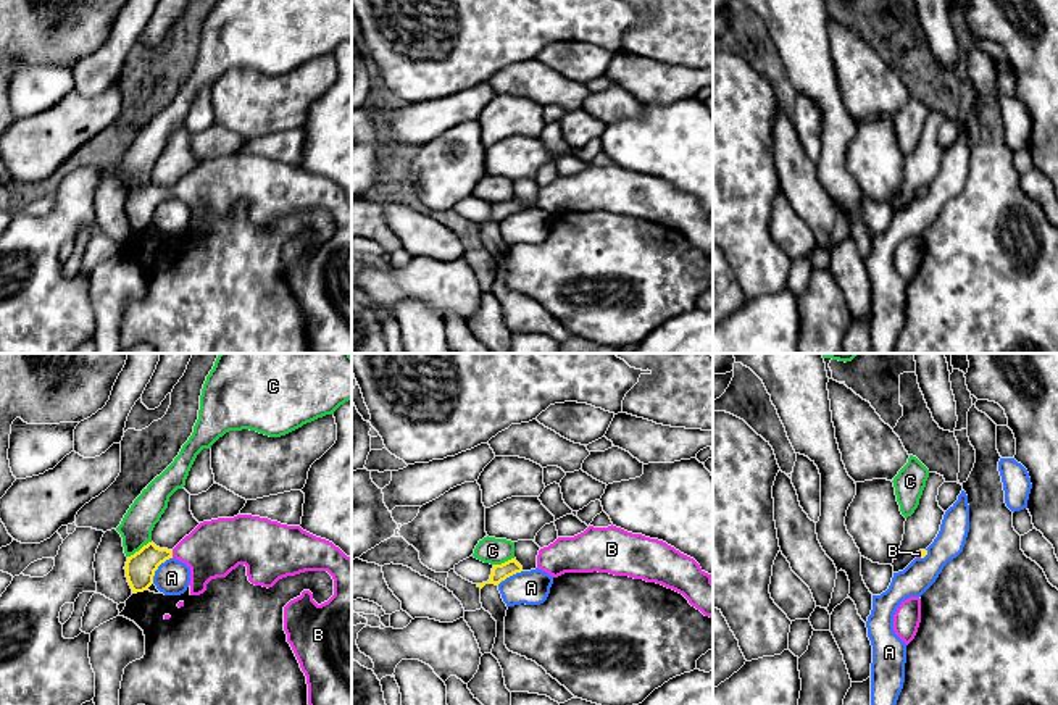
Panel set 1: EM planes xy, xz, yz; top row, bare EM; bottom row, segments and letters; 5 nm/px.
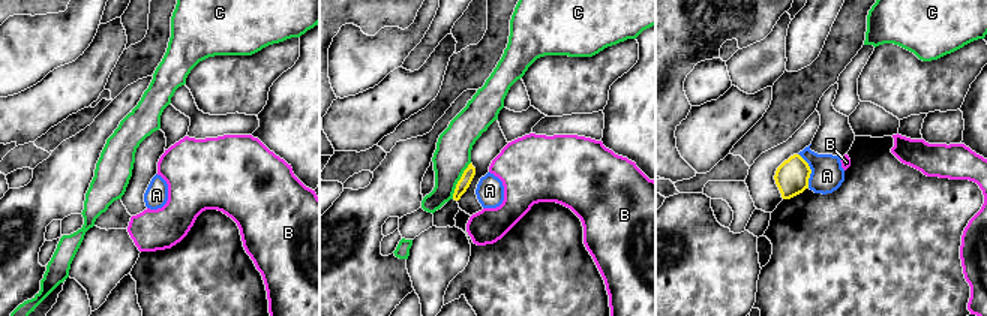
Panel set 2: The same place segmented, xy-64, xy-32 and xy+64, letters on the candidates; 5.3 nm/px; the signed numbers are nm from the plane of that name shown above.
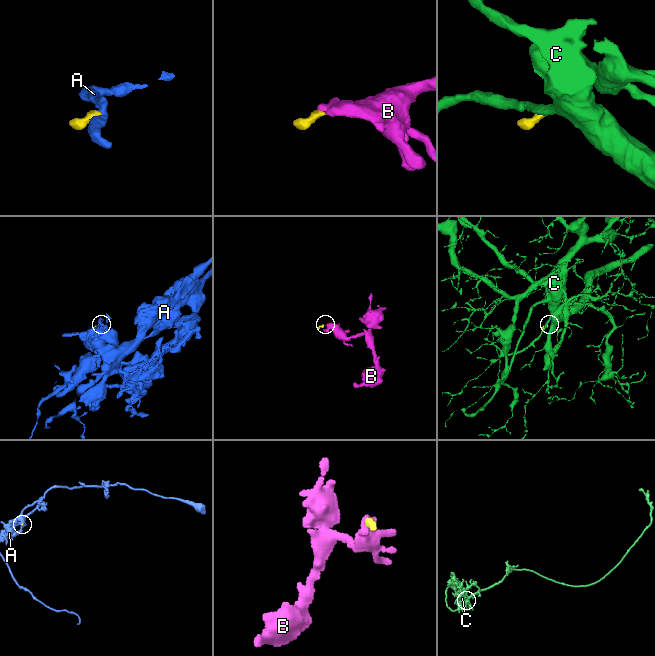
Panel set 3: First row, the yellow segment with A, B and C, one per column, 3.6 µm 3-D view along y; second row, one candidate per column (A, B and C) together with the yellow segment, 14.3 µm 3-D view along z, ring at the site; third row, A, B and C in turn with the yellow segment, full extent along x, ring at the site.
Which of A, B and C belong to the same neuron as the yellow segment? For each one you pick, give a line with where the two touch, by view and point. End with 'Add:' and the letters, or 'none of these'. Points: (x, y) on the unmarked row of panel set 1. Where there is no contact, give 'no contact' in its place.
B: meets yellow in xy at (171, 192)
Add: B

